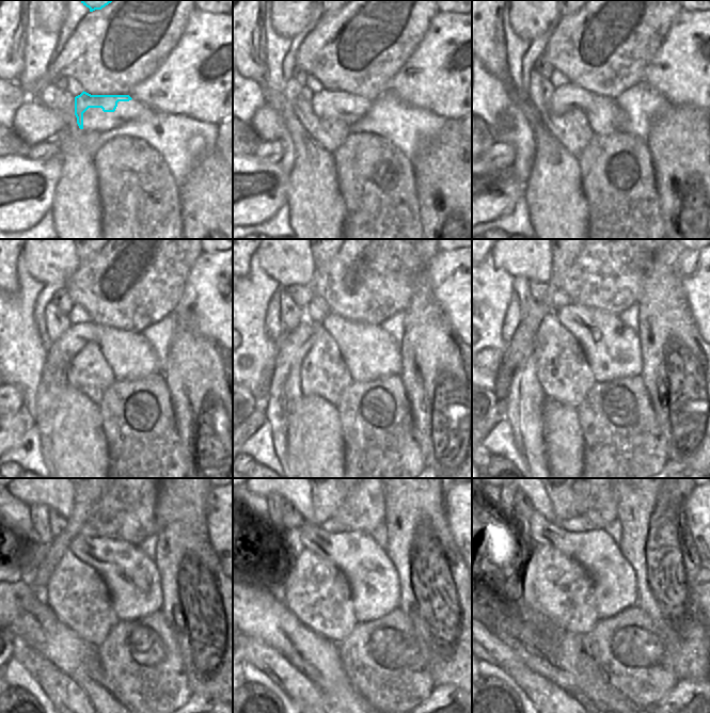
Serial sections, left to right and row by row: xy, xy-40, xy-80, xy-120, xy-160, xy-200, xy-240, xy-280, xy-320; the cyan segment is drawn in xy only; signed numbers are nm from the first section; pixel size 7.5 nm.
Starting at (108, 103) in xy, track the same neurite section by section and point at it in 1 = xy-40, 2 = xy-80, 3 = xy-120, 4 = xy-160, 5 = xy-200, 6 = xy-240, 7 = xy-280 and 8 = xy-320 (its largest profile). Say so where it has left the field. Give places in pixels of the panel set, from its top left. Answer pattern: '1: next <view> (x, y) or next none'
1: next xy-40 (321, 100)
2: next xy-80 (565, 96)
3: next xy-120 (60, 352)
4: next xy-160 (285, 393)
5: next xy-200 (517, 382)
6: next xy-240 (85, 500)
7: next xy-280 (327, 500)
8: next xy-320 (570, 500)

